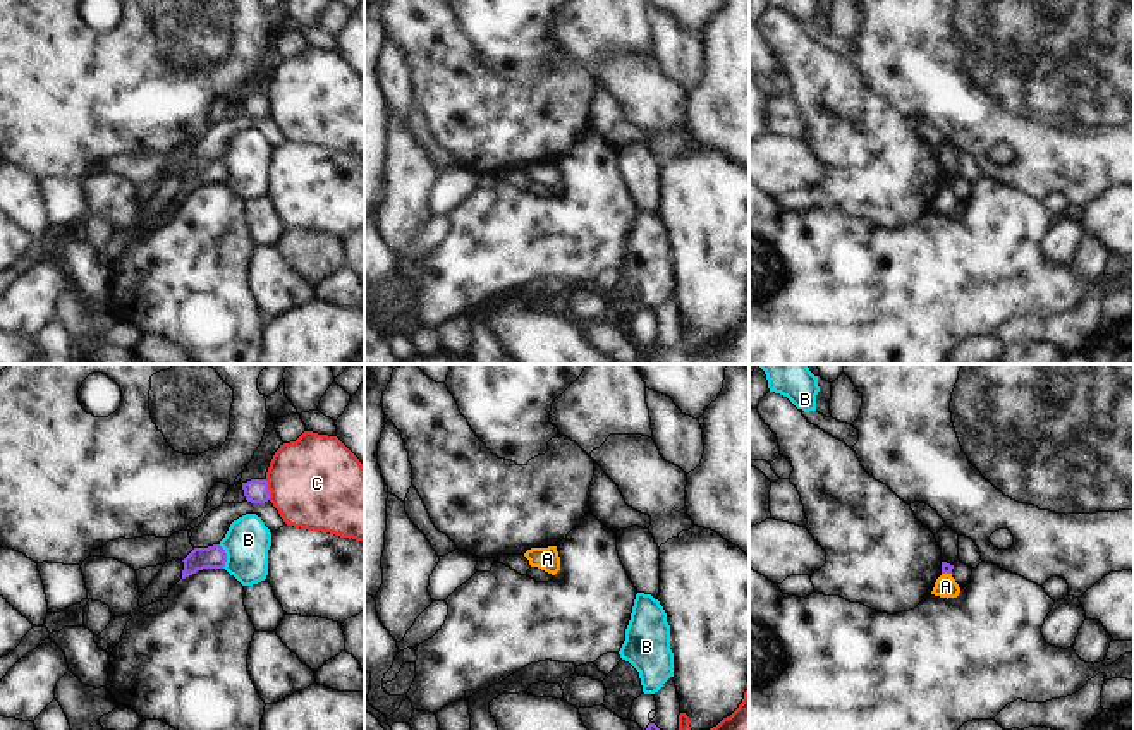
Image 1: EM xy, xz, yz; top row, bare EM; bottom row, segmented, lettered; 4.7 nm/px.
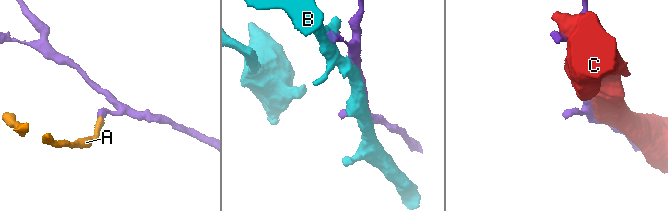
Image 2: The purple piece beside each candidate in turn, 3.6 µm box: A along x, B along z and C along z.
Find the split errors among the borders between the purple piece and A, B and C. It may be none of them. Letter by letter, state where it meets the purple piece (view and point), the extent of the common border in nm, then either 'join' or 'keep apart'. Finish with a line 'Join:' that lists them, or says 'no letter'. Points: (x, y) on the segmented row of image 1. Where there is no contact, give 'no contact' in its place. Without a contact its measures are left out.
A: yz (947, 572) | 50 nm | keep apart
B: xy (225, 557) | 110 nm | keep apart
C: xy (268, 490) | 100 nm | keep apart
Join: no letter

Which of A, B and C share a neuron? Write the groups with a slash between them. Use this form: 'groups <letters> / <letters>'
groups A / B / C

